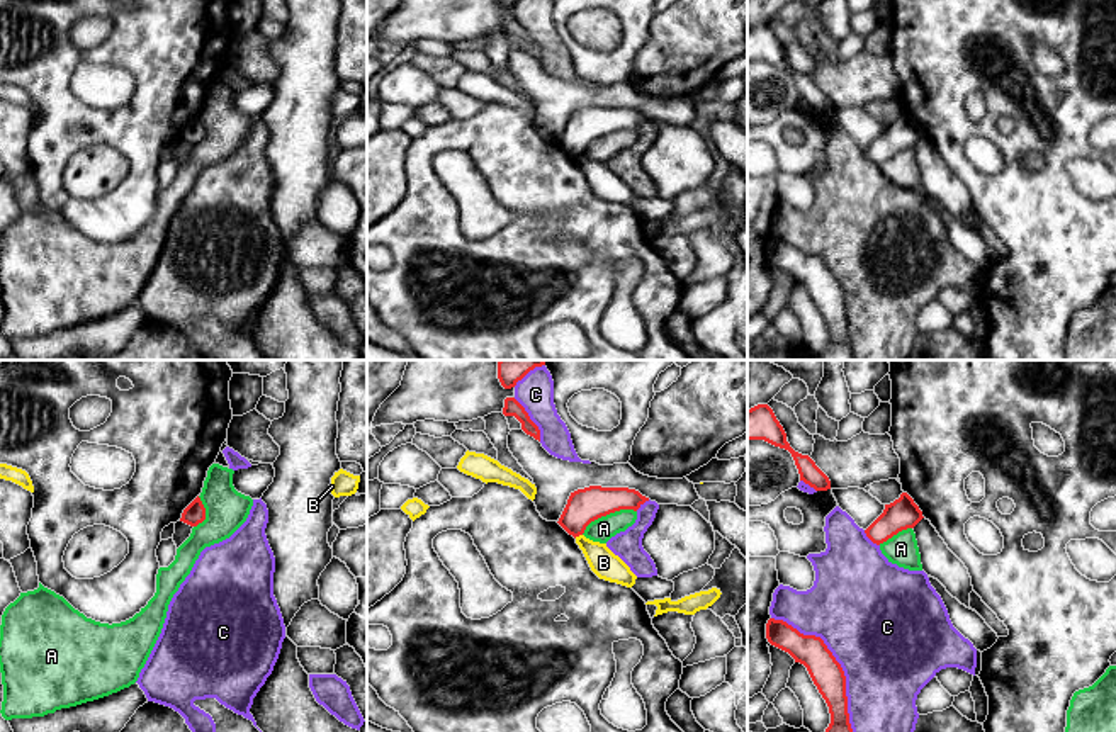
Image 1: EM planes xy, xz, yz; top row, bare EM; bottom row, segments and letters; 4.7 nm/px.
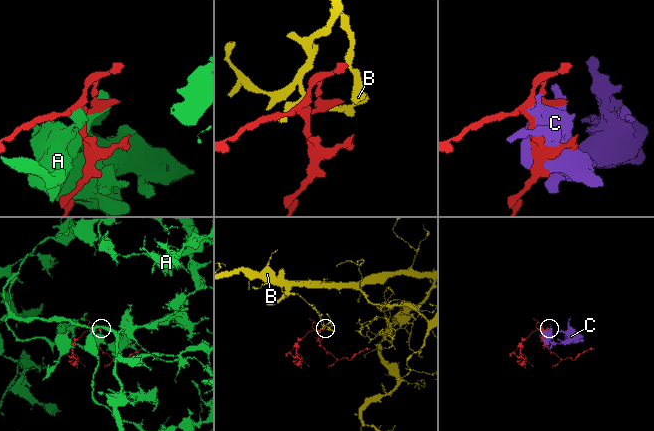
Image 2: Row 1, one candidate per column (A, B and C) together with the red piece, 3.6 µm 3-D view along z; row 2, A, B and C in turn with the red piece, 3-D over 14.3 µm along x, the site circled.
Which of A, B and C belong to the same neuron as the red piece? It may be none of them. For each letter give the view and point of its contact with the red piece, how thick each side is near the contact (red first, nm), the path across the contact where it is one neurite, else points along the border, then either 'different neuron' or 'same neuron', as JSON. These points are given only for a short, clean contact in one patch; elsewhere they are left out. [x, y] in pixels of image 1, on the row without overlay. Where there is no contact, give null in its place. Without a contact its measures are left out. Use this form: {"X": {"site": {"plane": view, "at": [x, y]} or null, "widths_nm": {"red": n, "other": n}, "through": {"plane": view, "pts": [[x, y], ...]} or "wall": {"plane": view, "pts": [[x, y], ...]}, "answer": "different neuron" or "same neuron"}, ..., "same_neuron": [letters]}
{"A": {"site": {"plane": "xz", "at": [607, 133]}, "widths_nm": {"red": 160, "other": 110}, "answer": "different neuron"}, "B": {"site": {"plane": "xz", "at": [578, 155]}, "widths_nm": {"red": 160, "other": 140}, "wall": {"plane": "xz", "pts": [[581, 153], [574, 157]]}, "answer": "different neuron"}, "C": {"site": {"plane": "yz", "at": [839, 284]}, "widths_nm": {"red": 150, "other": 500}, "answer": "different neuron"}, "same_neuron": []}

